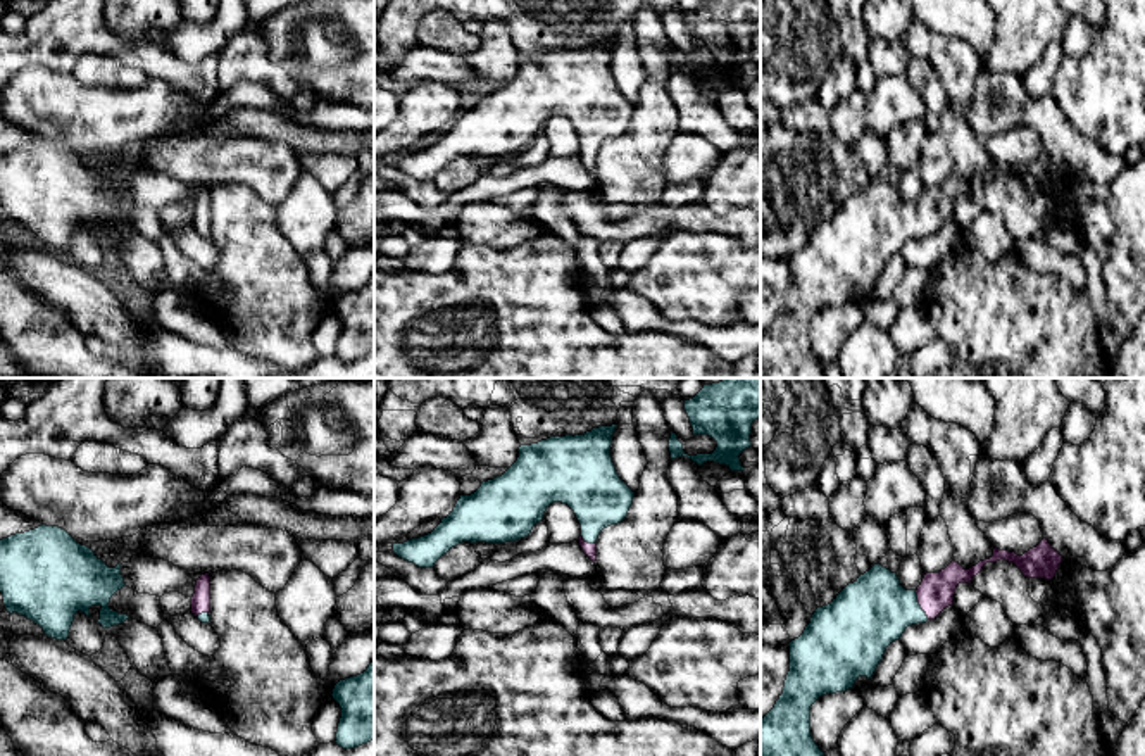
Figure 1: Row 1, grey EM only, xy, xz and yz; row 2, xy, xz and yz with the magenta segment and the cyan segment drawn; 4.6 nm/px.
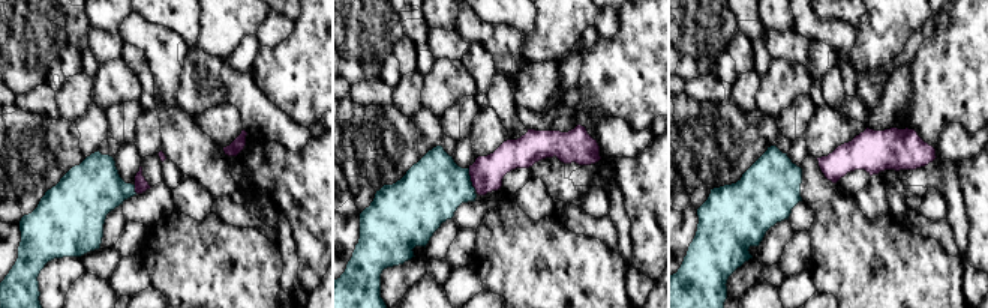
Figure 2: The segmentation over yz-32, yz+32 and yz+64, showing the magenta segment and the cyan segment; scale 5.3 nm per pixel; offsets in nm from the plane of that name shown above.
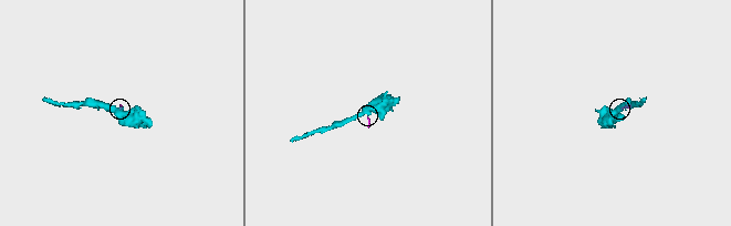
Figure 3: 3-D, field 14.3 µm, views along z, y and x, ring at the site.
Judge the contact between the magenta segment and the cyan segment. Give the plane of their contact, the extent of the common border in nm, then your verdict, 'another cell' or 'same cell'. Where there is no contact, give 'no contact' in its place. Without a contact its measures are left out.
contact in yz; length 150 nm; same cell

